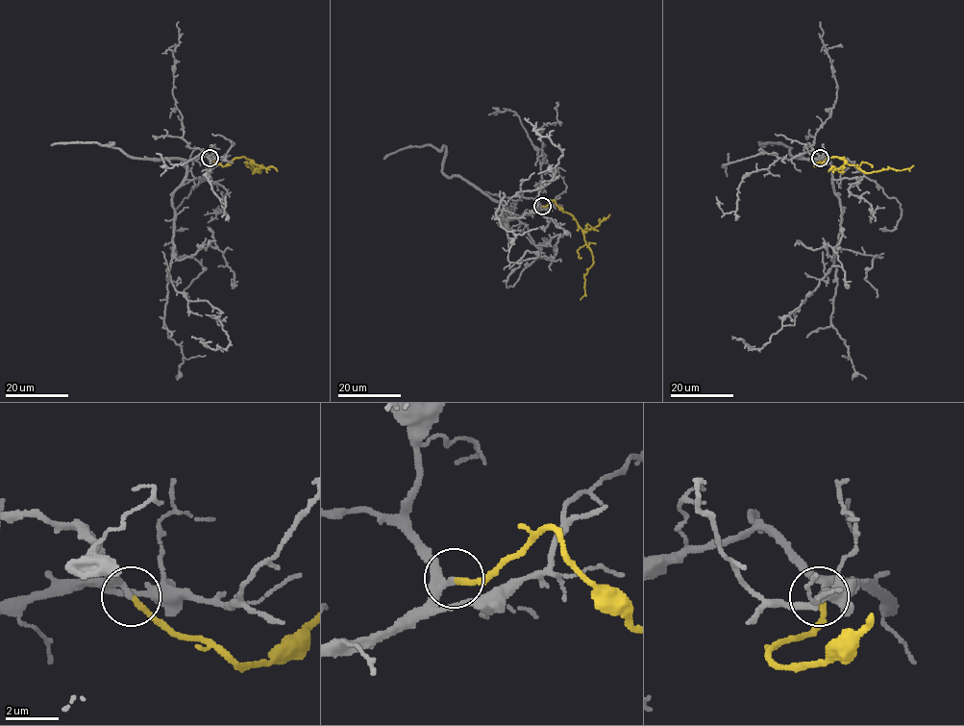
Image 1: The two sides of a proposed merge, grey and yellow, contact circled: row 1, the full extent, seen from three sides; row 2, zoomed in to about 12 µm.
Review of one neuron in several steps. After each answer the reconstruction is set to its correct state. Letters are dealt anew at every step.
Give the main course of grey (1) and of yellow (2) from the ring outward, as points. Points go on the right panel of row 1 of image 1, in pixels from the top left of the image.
1: (820, 158), (826, 157), (830, 162), (833, 190), (841, 210), (834, 263), (761, 348), (751, 350), (732, 337)
2: (820, 158), (815, 165), (834, 157), (867, 173), (891, 168), (901, 170), (913, 165)

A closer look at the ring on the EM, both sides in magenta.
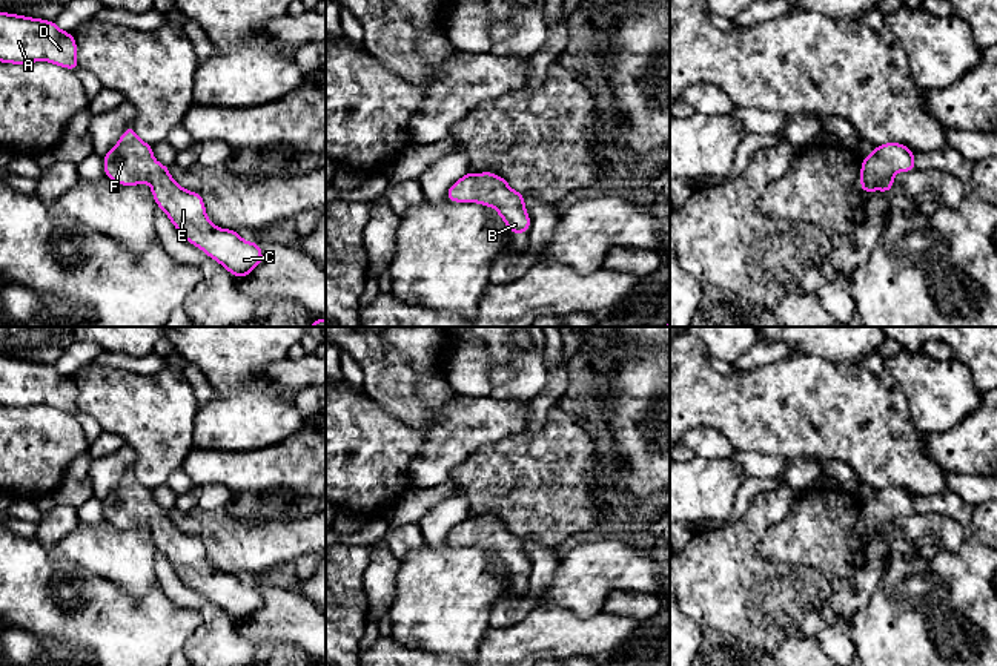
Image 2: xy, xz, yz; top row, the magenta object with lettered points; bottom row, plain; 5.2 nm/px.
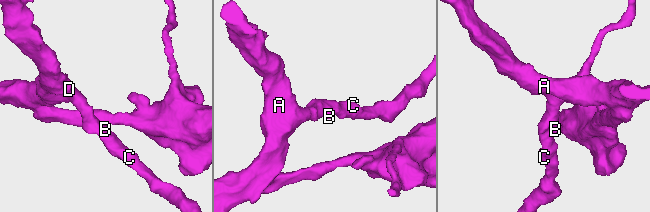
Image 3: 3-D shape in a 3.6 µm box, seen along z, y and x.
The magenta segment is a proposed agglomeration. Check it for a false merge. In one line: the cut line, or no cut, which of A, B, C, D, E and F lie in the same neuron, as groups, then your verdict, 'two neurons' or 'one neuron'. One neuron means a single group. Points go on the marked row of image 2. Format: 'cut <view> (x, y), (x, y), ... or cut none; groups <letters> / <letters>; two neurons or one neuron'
cut none; groups A B C D E F; one neuron

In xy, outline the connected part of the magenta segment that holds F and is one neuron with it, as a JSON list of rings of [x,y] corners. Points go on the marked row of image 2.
[[[129,126],[117,144],[103,155],[104,175],[121,186],[147,183],[152,196],[178,233],[204,255],[220,262],[234,276],[246,278],[263,262],[258,242],[244,241],[237,230],[217,227],[206,215],[198,192],[183,189],[167,166],[154,158],[152,146]]]

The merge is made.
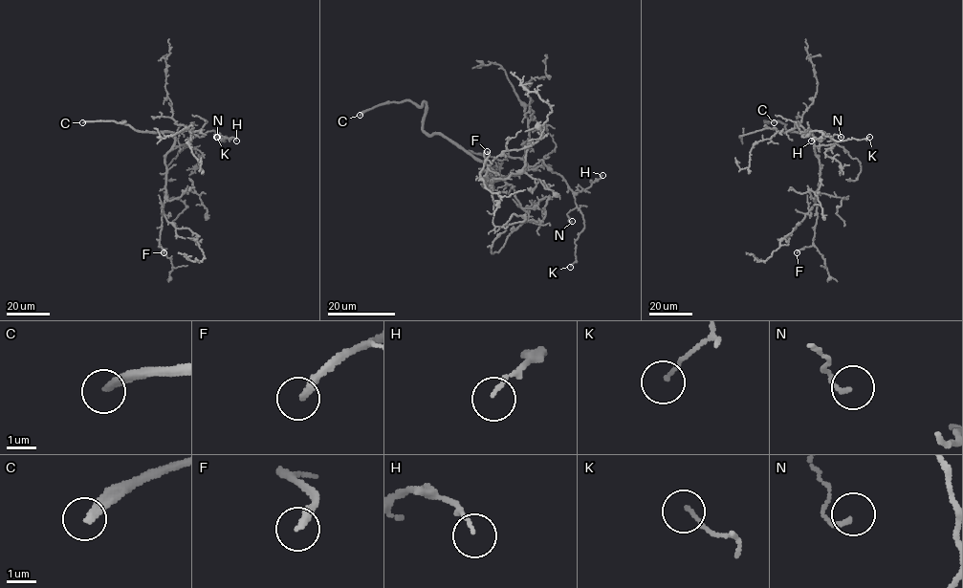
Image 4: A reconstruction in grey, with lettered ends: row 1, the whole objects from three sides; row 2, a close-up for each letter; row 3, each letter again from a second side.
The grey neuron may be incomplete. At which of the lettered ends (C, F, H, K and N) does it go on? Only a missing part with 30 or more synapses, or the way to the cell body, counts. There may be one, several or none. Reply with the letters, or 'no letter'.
C, F

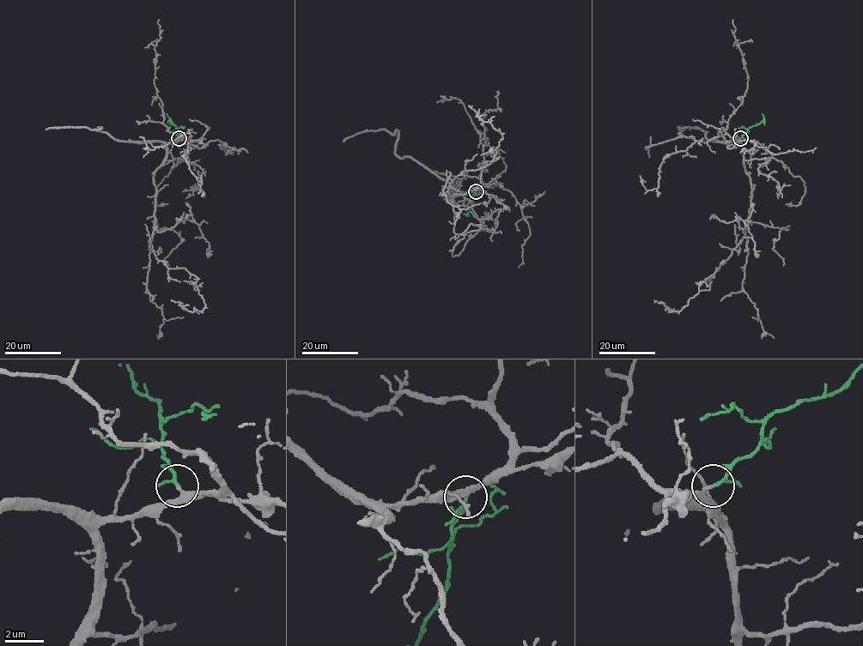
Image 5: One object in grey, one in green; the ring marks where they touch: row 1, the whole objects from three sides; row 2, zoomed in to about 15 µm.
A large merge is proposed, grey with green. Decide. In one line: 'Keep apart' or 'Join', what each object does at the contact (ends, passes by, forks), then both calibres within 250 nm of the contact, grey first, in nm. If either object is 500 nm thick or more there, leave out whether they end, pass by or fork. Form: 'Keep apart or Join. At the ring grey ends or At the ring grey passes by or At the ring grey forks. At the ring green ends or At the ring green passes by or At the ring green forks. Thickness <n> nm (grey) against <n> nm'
Join. At the ring grey passes by. At the ring green passes by. Thickness 130 nm (grey) against 110 nm

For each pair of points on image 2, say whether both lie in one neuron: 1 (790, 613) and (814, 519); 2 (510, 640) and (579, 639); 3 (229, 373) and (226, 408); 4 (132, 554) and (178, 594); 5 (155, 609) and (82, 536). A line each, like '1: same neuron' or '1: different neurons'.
1: different neurons
2: same neuron
3: different neurons
4: different neurons
5: different neurons

